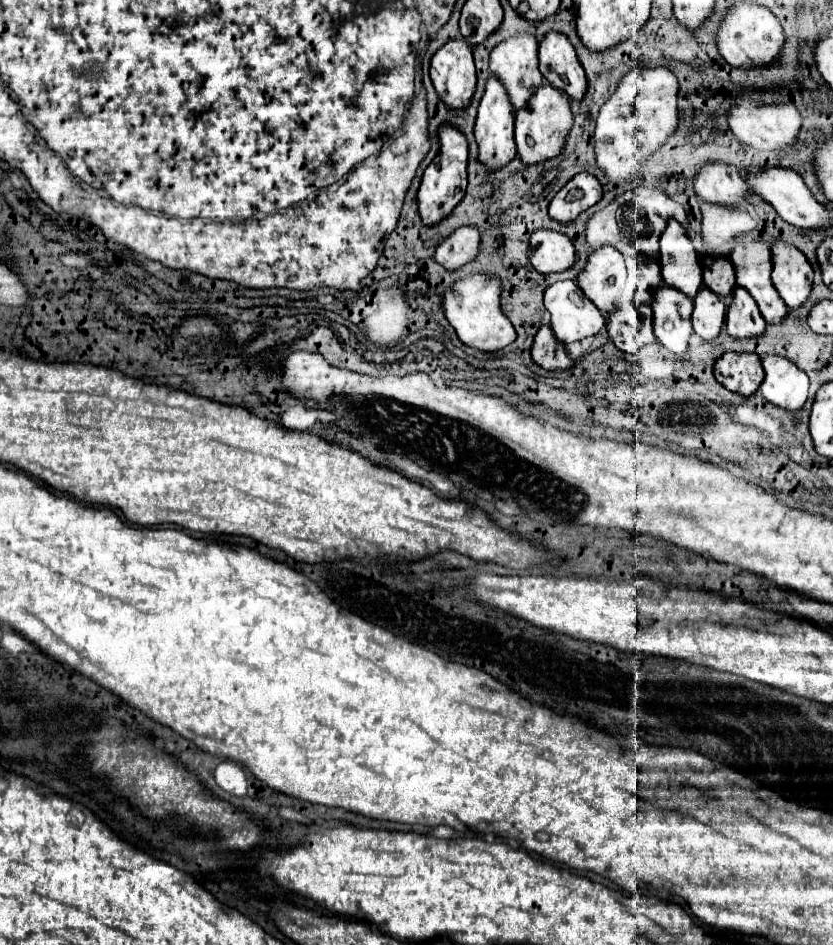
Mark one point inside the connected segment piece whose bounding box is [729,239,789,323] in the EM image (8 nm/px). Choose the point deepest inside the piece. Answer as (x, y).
(752, 259)

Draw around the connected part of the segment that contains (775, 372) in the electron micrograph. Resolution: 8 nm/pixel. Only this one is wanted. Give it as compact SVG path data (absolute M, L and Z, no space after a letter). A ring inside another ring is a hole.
M765 355L763 369L765 377L759 389L767 401L787 411L797 411L805 405L809 389L805 371L781 355Z

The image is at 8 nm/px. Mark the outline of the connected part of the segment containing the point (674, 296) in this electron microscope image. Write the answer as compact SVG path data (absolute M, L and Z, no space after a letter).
M659 285L653 301L653 333L661 345L673 353L683 353L689 343L693 299L669 285Z

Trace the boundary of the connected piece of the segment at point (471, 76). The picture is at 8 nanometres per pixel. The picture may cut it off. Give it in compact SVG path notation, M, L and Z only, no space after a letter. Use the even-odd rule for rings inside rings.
M449 39L431 59L429 75L441 101L453 109L469 105L475 93L475 65L465 39Z

